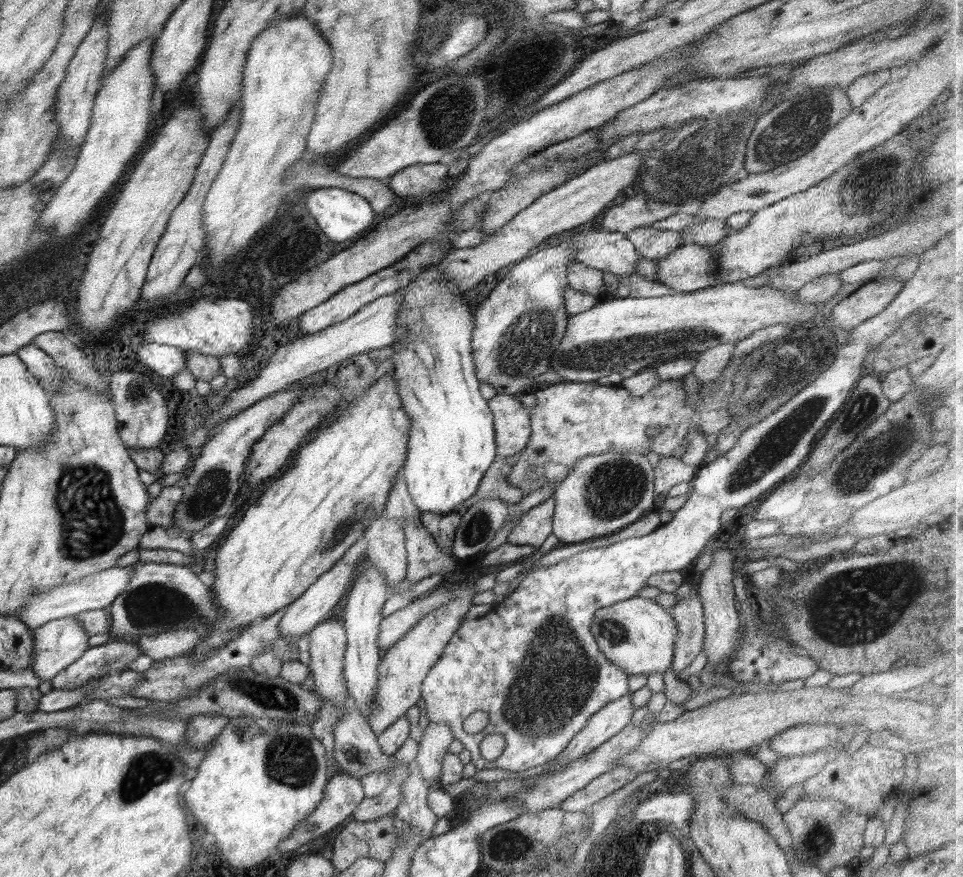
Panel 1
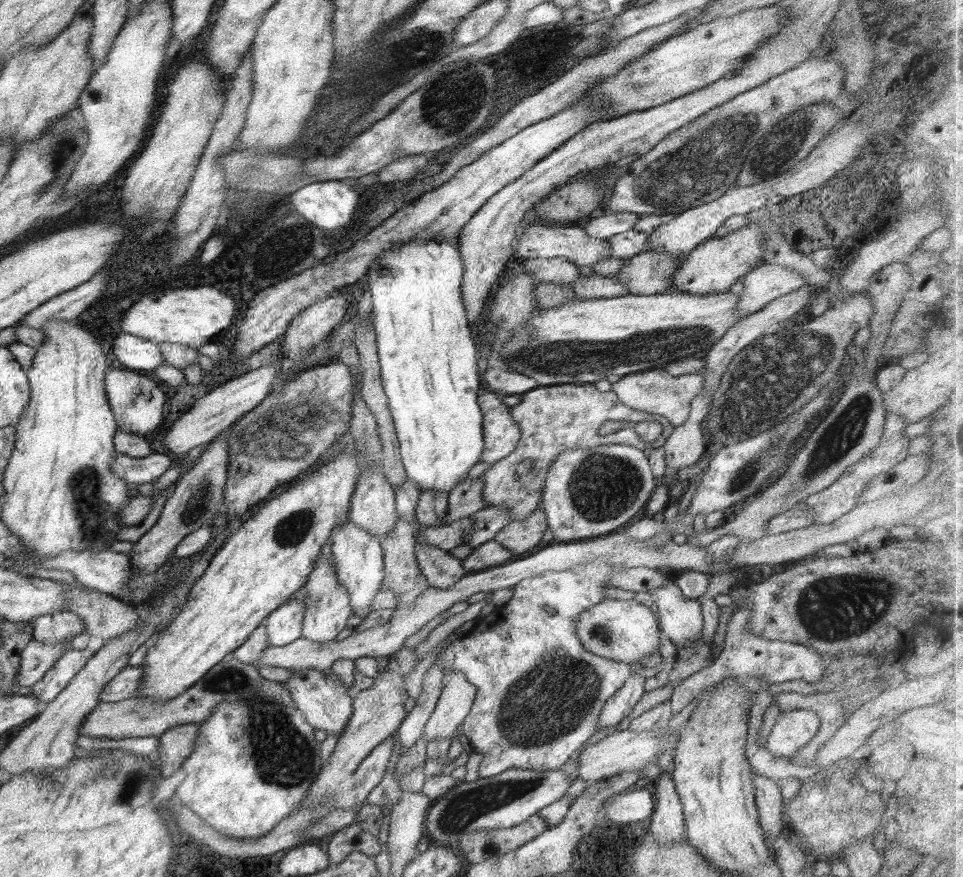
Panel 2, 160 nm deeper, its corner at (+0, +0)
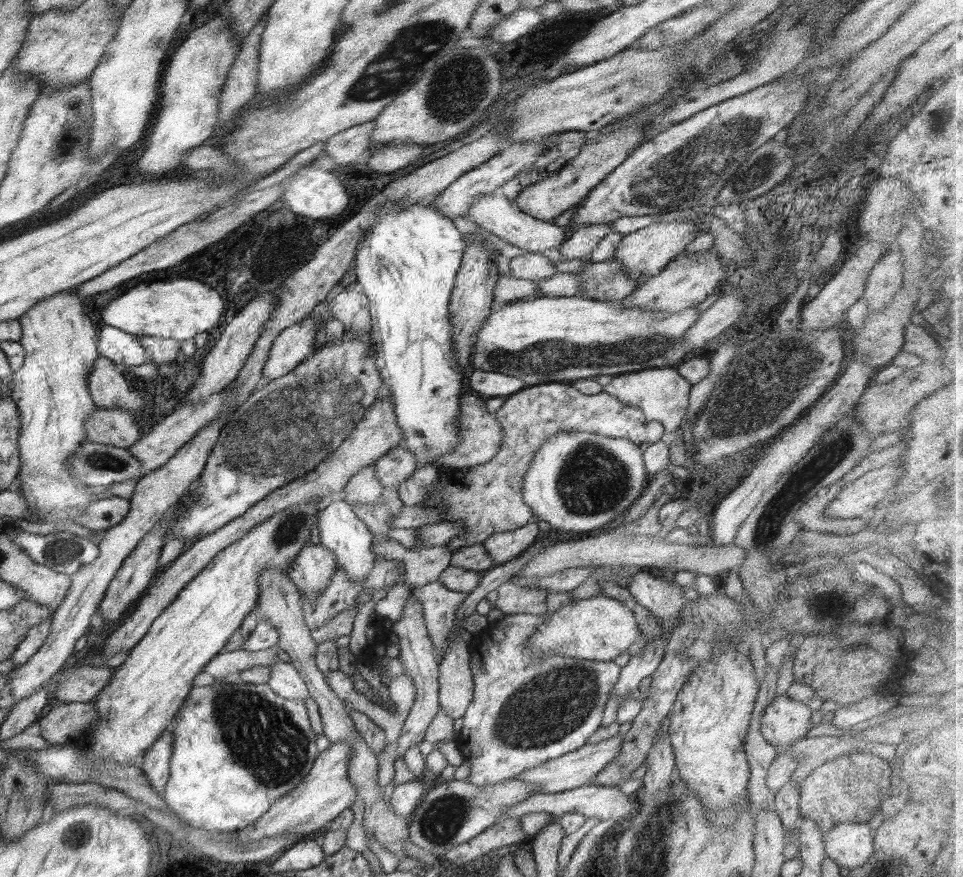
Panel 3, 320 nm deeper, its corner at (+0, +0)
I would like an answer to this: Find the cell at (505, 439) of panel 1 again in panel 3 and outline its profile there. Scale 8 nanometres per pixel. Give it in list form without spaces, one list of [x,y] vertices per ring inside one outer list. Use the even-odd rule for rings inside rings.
[[[468,391],[461,396],[459,402],[459,417],[457,420],[458,436],[460,436],[460,444],[456,450],[450,453],[444,453],[436,460],[436,467],[466,469],[472,466],[478,466],[490,462],[496,452],[500,450],[500,442],[504,440],[504,431],[501,424],[497,421],[495,413],[486,411],[487,398]]]

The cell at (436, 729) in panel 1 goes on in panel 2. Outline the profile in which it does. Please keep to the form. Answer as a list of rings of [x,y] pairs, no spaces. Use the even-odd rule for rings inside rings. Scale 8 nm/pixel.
[[[460,671],[447,672],[443,682],[433,714],[423,728],[422,737],[428,743],[434,739],[456,738],[456,728],[464,723],[477,695],[476,686]]]

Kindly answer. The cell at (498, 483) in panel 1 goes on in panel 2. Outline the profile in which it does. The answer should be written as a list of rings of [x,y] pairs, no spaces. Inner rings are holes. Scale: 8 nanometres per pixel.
[[[479,462],[474,464],[468,472],[468,478],[464,478],[454,486],[448,498],[448,514],[443,518],[445,524],[456,522],[460,518],[470,517],[484,508],[488,508],[484,495],[482,495],[482,476],[494,463]]]

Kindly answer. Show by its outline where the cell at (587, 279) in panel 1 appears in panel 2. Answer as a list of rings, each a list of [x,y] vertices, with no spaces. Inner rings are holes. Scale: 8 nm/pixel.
[[[564,257],[529,258],[523,268],[535,276],[535,280],[557,285],[570,285],[581,277],[578,266]]]

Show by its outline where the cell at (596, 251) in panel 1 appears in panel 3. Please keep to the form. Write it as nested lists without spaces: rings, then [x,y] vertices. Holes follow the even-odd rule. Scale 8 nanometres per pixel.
[[[490,193],[489,195],[480,195],[474,197],[470,208],[467,210],[469,218],[481,226],[483,230],[491,232],[500,237],[506,243],[518,246],[526,252],[540,252],[549,248],[559,248],[559,246],[568,240],[570,232],[568,227],[560,227],[552,220],[540,220],[534,218],[517,208],[515,203],[503,194]]]

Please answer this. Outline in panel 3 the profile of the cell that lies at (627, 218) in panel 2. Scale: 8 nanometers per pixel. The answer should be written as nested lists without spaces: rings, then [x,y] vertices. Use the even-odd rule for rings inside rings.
[[[601,222],[600,224],[579,227],[570,232],[568,240],[559,246],[559,251],[568,262],[570,260],[588,259],[591,252],[598,246],[600,240],[610,234],[611,223]]]

